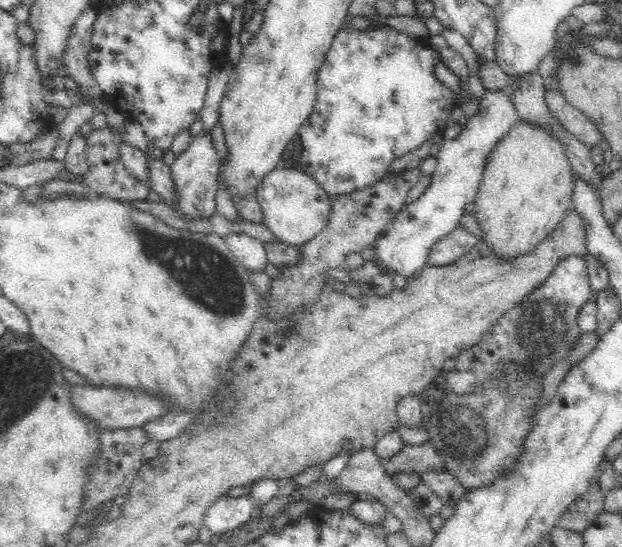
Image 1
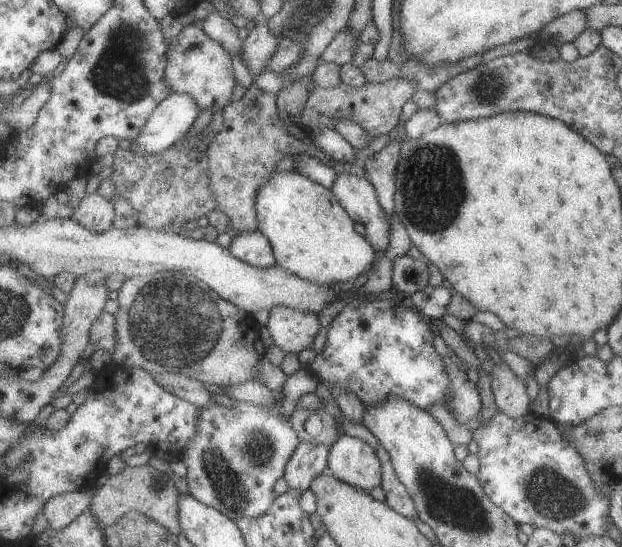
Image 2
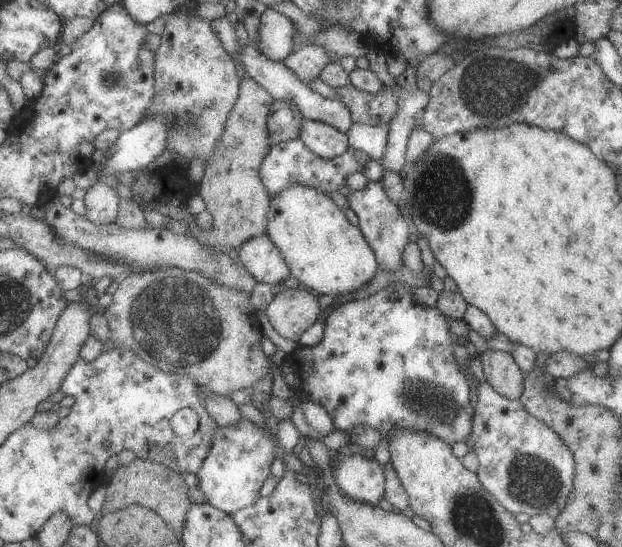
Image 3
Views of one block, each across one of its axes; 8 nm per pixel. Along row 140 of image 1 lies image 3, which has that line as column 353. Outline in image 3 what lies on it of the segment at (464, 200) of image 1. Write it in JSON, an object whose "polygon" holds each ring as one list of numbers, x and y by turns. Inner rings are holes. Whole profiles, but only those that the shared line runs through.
{"polygon":[[349,441,337,451,331,451,327,465,332,466,332,473,347,496,374,505,385,498,384,465,357,443]]}

